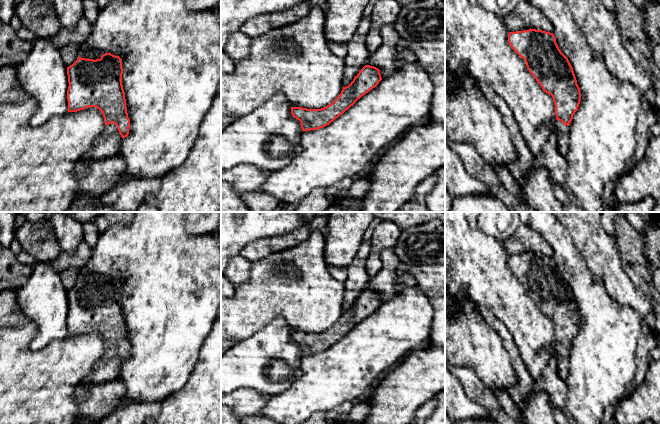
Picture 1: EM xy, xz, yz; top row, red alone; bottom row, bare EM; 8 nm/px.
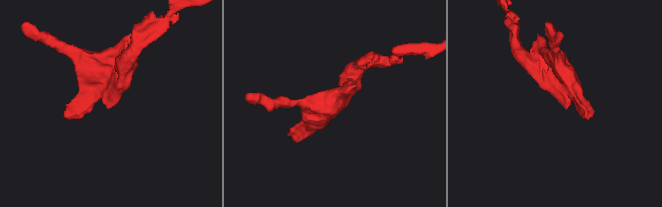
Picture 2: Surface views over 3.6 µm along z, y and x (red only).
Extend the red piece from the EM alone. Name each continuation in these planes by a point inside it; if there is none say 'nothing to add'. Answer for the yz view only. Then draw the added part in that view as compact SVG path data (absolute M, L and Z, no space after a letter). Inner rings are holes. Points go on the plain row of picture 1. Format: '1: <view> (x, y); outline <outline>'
1: yz (562, 356); outline M556 343L556 363L558 375L561 379L566 380L569 374L569 351Z

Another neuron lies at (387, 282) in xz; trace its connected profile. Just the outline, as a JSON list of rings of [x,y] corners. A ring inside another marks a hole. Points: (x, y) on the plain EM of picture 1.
[[[393,248],[384,249],[380,253],[380,259],[382,268],[376,275],[370,277],[366,289],[378,292],[382,302],[390,300],[402,287],[417,285],[412,275],[398,271],[400,261]]]

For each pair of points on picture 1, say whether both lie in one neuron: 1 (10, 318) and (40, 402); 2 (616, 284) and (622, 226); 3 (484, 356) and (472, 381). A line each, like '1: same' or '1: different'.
1: different
2: different
3: different

